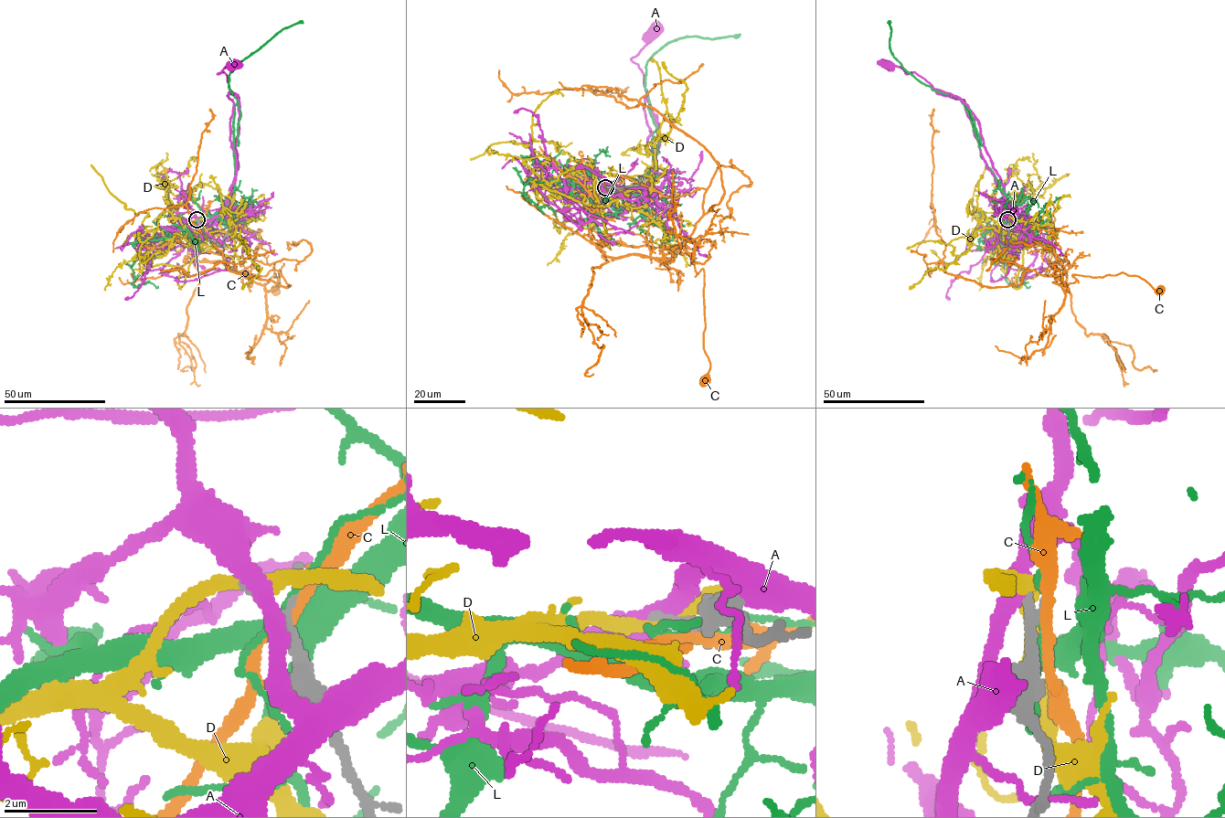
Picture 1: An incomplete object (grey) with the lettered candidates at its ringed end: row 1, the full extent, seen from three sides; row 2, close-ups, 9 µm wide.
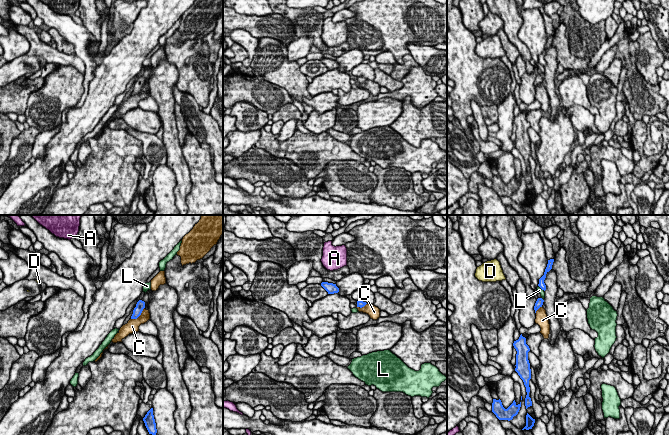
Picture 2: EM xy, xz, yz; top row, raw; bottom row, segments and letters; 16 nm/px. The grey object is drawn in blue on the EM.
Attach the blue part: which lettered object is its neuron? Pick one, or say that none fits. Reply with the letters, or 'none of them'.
none of them

